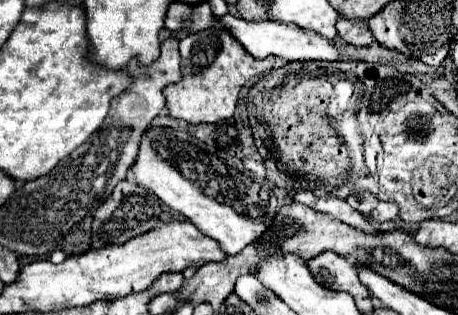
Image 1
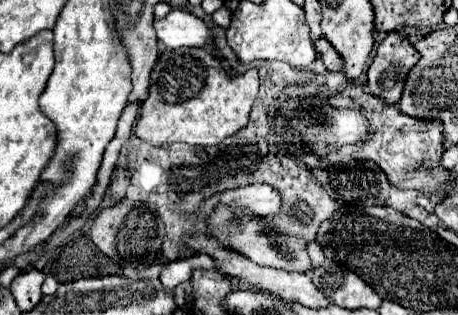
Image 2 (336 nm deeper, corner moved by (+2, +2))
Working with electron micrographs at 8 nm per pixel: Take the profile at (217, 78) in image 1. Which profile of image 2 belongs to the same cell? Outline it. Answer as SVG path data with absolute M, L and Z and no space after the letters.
M205 48L163 52L151 70L149 98L141 106L135 134L151 144L187 142L193 146L213 146L247 126L251 104L259 90L259 70L249 68L235 76L223 74L227 74L223 72L223 60Z

